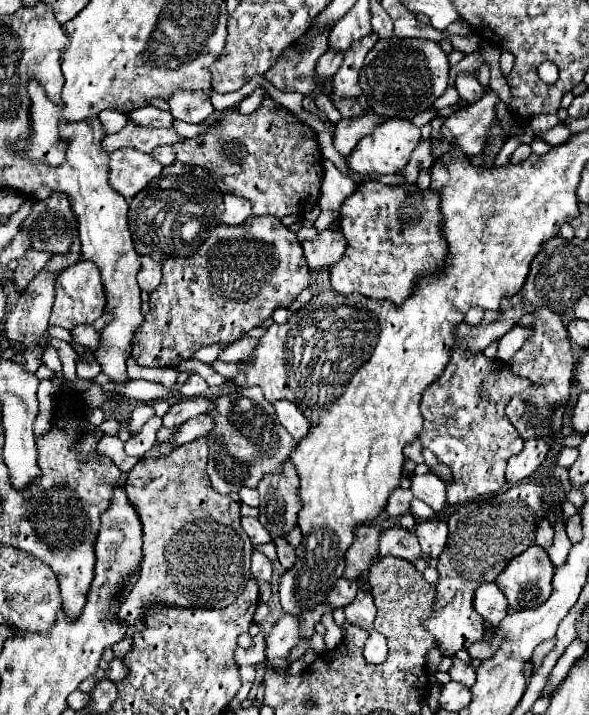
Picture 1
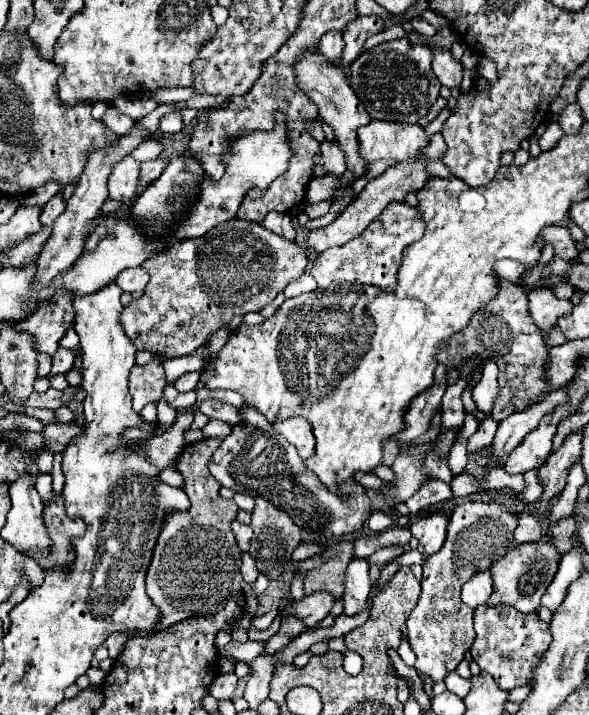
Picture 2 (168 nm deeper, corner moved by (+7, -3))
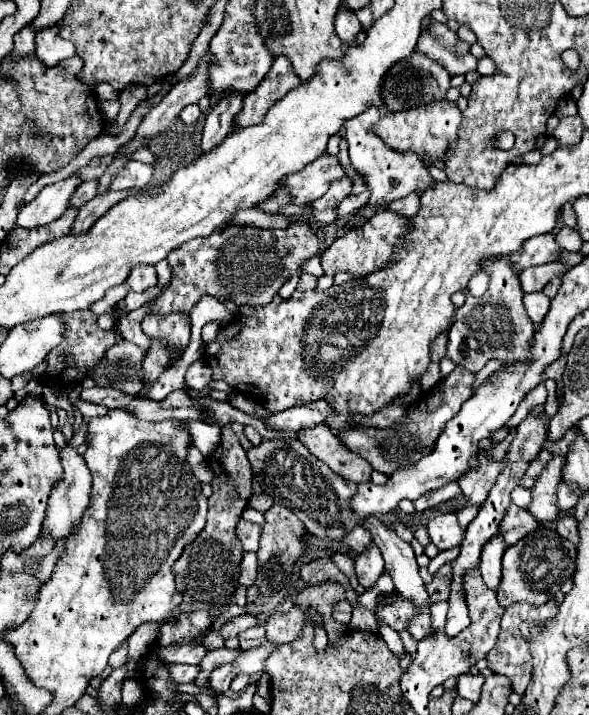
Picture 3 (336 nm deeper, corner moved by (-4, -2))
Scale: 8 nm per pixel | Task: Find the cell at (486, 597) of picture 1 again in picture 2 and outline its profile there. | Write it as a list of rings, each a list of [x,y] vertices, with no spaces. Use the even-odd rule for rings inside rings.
[[[488,570],[472,576],[464,586],[462,586],[462,602],[468,604],[470,608],[476,608],[480,604],[486,604],[492,594],[492,576]]]

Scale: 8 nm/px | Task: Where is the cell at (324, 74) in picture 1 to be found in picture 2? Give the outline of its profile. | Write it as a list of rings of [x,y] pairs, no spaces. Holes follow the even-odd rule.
[[[326,32],[322,38],[320,38],[320,52],[328,58],[328,60],[338,60],[342,56],[342,50],[344,50],[344,40],[342,40],[342,34],[340,32]]]

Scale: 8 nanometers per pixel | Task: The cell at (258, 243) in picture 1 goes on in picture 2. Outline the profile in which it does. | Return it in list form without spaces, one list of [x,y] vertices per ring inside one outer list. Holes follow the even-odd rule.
[[[232,218],[218,224],[202,238],[188,238],[176,242],[170,250],[146,260],[142,266],[150,274],[150,282],[144,296],[124,306],[120,322],[124,332],[132,338],[136,350],[148,350],[152,354],[166,354],[168,358],[192,354],[204,346],[212,332],[224,328],[234,316],[258,312],[268,306],[276,294],[280,294],[294,278],[298,278],[308,264],[306,250],[296,242],[288,242],[274,232],[268,232],[258,222]]]

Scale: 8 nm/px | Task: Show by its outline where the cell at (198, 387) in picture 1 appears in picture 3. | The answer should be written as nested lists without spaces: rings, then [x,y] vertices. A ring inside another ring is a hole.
[[[201,359],[201,361],[195,361],[195,363],[189,367],[187,375],[185,375],[185,385],[187,385],[187,389],[191,389],[191,391],[195,391],[195,393],[203,391],[209,381],[211,381],[211,367],[209,367],[203,359]]]

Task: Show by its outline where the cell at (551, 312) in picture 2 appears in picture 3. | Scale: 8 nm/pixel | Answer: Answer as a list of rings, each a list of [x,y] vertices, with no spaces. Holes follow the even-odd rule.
[[[539,291],[539,293],[529,293],[529,295],[525,295],[523,301],[525,301],[525,309],[527,309],[527,315],[531,317],[531,321],[533,321],[535,325],[541,325],[543,319],[545,319],[545,315],[547,315],[547,311],[549,311],[551,299],[547,299],[547,295],[543,295],[543,293]]]

